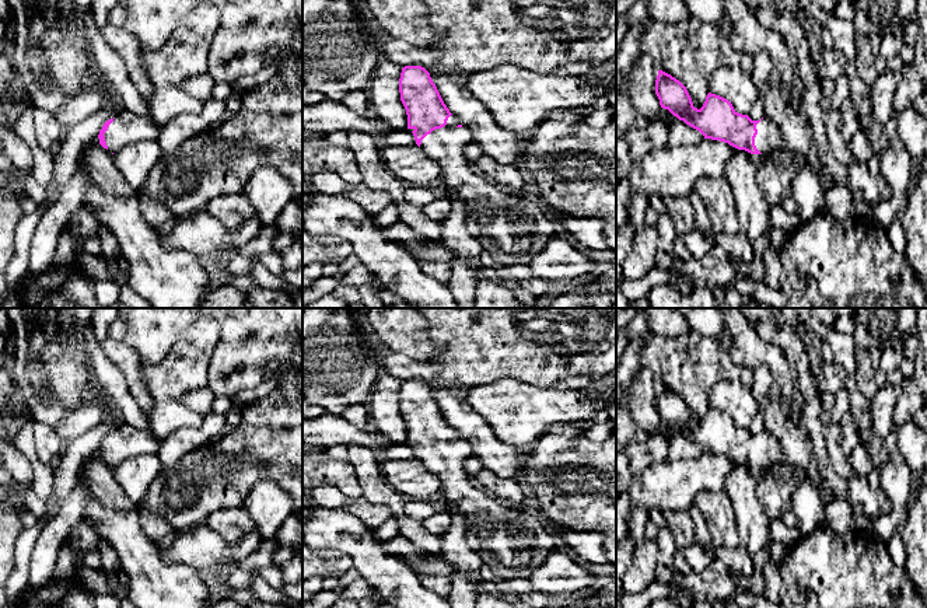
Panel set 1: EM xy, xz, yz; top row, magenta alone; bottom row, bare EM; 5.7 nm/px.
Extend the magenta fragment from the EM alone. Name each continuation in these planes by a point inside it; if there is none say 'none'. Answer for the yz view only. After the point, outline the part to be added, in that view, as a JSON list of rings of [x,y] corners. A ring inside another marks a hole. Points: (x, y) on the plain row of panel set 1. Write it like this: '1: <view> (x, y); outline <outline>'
1: yz (768, 451); outline [[[763,430],[763,433],[756,438],[756,443],[758,448],[755,451],[755,460],[762,468],[779,461],[780,445],[767,430]]]

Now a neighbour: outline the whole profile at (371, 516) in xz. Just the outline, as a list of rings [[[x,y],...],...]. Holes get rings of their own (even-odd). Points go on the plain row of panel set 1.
[[[318,486],[309,490],[314,503],[325,509],[339,509],[357,517],[370,530],[378,528],[386,521],[392,511],[386,506],[372,504],[365,497],[351,499],[347,497],[336,486]]]

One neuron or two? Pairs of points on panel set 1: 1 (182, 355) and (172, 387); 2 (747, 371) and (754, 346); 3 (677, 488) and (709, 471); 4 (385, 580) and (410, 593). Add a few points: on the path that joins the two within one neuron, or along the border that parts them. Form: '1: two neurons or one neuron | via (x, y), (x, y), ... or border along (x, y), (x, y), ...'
1: one neuron | via (182, 363), (182, 369), (172, 378)
2: two neurons | border along (741, 364), (751, 367)
3: one neuron | via (685, 481), (700, 475)
4: one neuron | via (391, 580), (405, 589)

